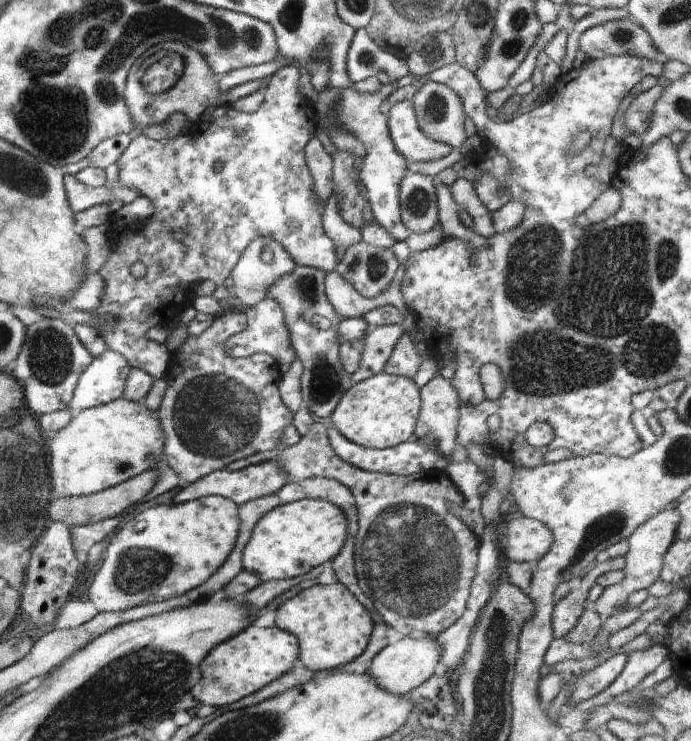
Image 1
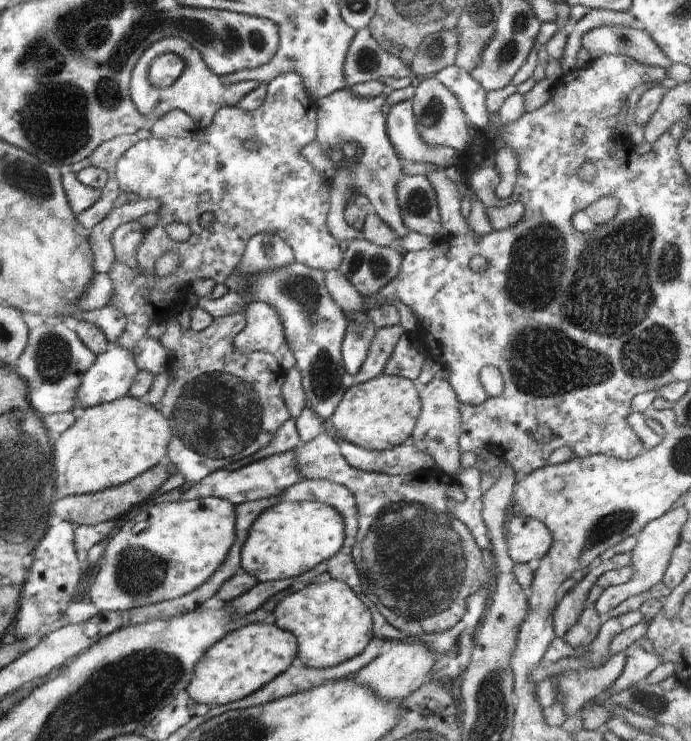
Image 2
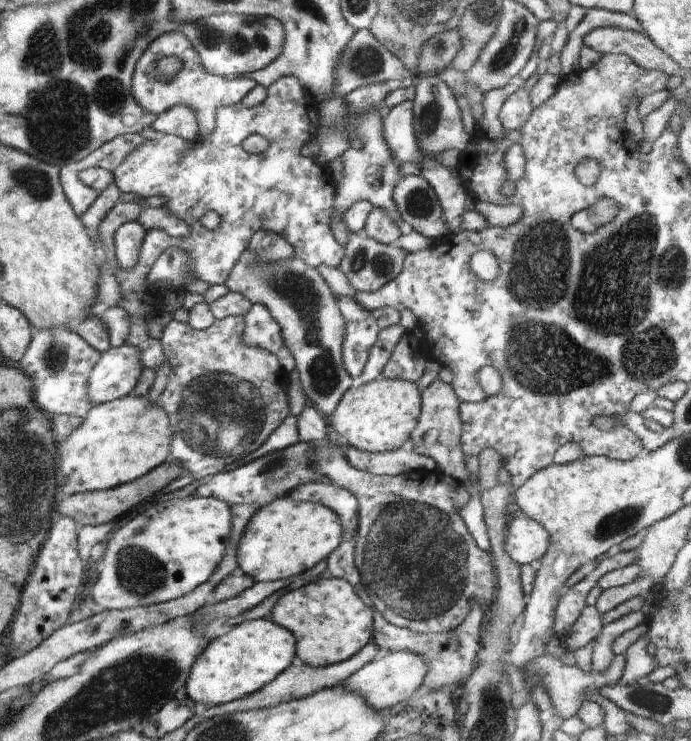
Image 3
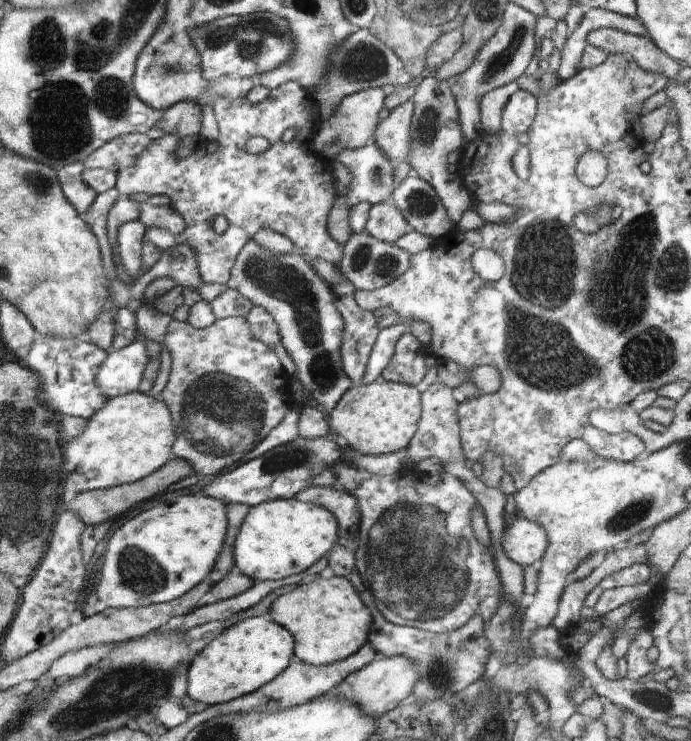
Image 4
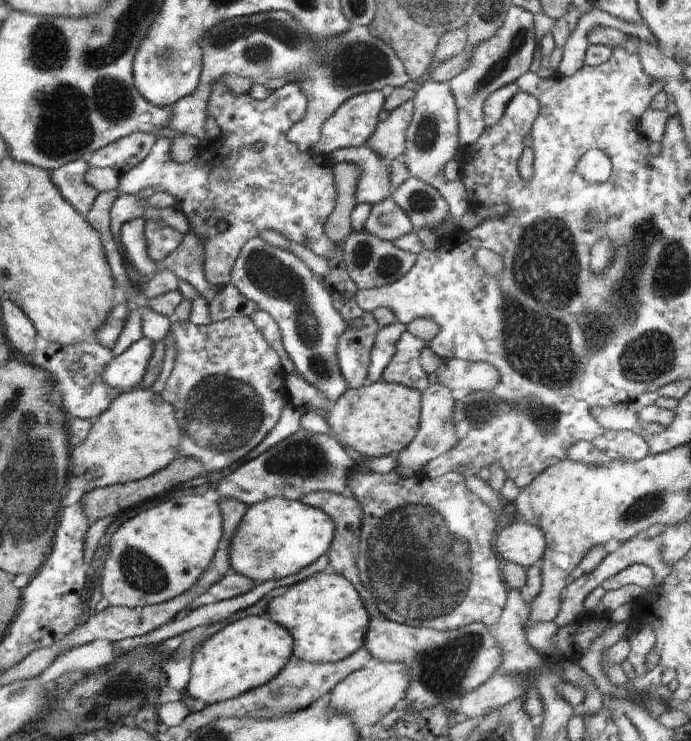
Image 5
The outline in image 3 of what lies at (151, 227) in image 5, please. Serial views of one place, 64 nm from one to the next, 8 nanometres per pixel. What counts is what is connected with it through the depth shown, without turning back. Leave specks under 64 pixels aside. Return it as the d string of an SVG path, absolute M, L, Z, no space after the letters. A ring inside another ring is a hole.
M282 77L280 80L274 82L267 88L267 97L258 105L253 107L247 107L242 104L239 105L230 105L230 106L219 106L215 112L215 123L216 128L214 132L210 134L210 136L202 137L198 136L198 140L194 140L193 144L190 145L188 142L185 142L183 138L174 136L174 135L163 135L160 139L146 140L144 141L136 150L133 150L128 158L122 163L118 165L118 168L111 173L109 170L100 168L100 167L90 167L85 169L84 171L79 171L80 180L90 188L93 188L95 191L99 193L102 192L106 187L109 187L110 184L115 183L115 185L121 190L121 192L134 192L134 194L138 194L139 197L147 198L150 196L164 196L166 200L168 200L166 208L169 210L169 213L172 216L177 216L184 220L184 222L188 223L190 230L187 235L180 236L180 238L174 238L174 236L170 236L166 234L164 230L161 228L153 228L147 231L143 242L141 244L141 249L139 252L139 257L137 260L137 265L134 269L129 271L124 271L122 268L119 268L119 271L114 275L118 282L120 283L123 295L121 298L120 307L124 308L126 312L129 314L131 319L130 326L130 334L125 344L137 346L141 350L141 364L144 367L150 367L151 369L156 370L161 364L162 361L165 360L165 354L163 353L162 345L159 340L153 339L148 332L147 324L145 323L150 317L160 315L165 312L164 304L163 306L152 306L152 304L158 304L160 300L158 300L158 296L162 296L162 294L158 294L158 290L150 290L145 286L145 280L149 275L150 269L153 267L153 264L158 260L158 257L169 248L181 248L187 250L188 262L191 264L191 270L194 271L194 279L200 279L201 281L207 282L209 285L224 285L228 278L228 274L230 274L233 266L238 262L240 258L240 254L244 252L248 248L248 243L252 238L252 235L259 230L270 231L280 236L283 236L292 246L295 252L295 255L298 258L301 258L308 266L312 268L318 269L322 265L326 265L332 268L339 268L340 263L345 255L344 247L341 244L336 242L334 235L332 234L331 229L331 216L333 215L333 206L334 206L334 197L335 197L335 188L334 186L328 185L326 183L326 176L324 176L324 165L318 163L314 157L307 157L301 153L301 148L310 141L314 141L317 138L318 130L321 126L319 121L319 113L316 107L317 99L311 94L310 91L307 91L301 84L300 81L296 77ZM250 134L261 134L264 138L268 139L270 142L270 146L266 151L263 151L258 154L247 153L242 149L242 140L244 138L248 138ZM210 210L214 210L220 215L222 220L220 228L217 230L209 230L206 229L200 223L200 217L206 212L210 212Z

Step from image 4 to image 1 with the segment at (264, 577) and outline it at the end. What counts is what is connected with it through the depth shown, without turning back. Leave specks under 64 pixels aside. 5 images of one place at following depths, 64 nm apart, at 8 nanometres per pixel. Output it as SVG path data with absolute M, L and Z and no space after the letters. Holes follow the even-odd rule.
M302 499L280 504L256 523L250 540L243 550L243 569L255 573L261 581L296 580L312 568L331 561L342 550L347 534L347 518L338 505L320 499Z

